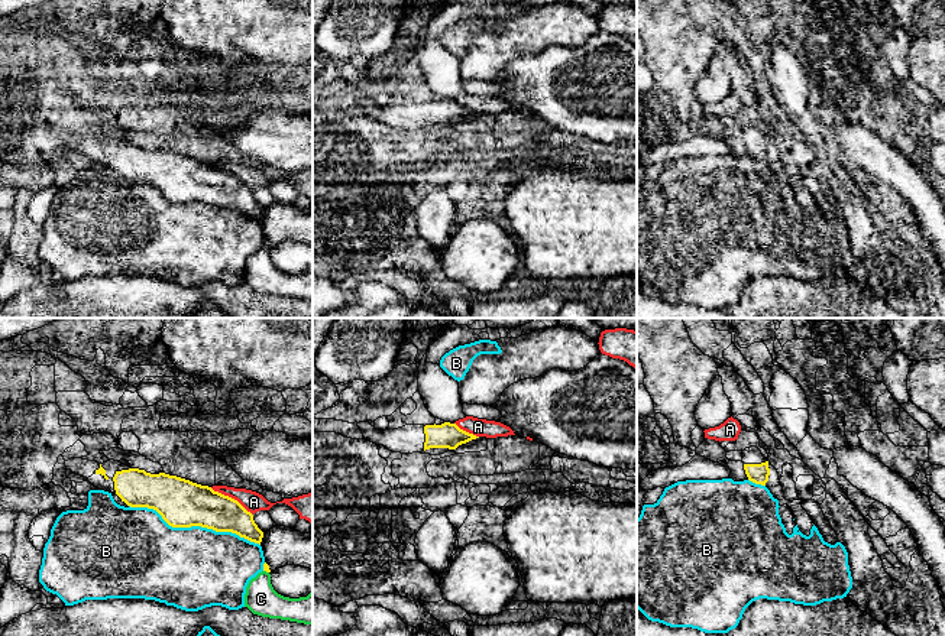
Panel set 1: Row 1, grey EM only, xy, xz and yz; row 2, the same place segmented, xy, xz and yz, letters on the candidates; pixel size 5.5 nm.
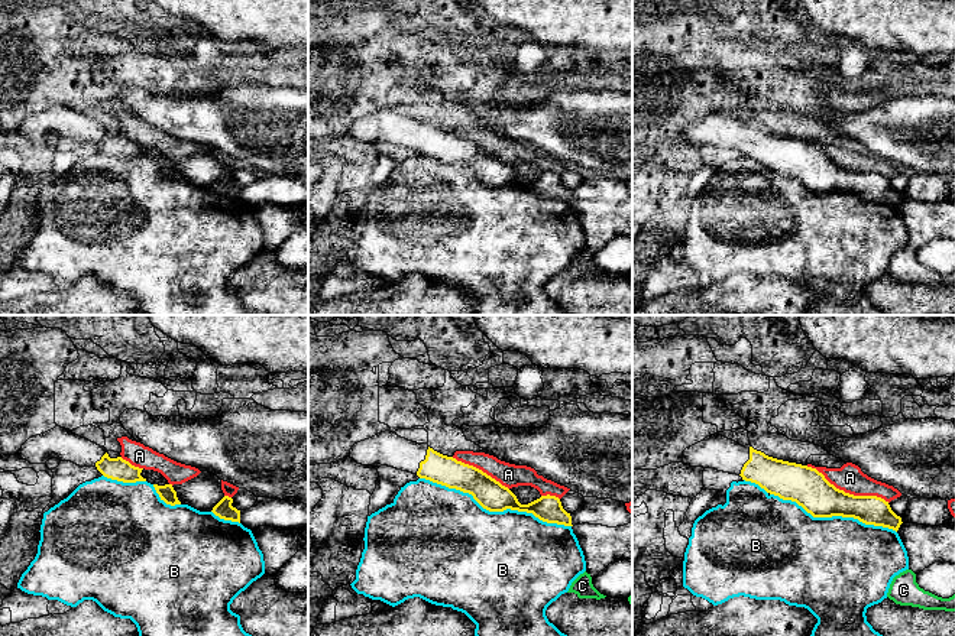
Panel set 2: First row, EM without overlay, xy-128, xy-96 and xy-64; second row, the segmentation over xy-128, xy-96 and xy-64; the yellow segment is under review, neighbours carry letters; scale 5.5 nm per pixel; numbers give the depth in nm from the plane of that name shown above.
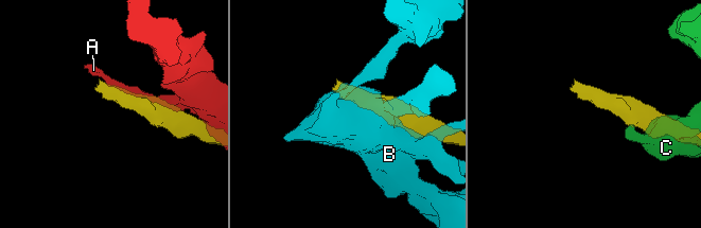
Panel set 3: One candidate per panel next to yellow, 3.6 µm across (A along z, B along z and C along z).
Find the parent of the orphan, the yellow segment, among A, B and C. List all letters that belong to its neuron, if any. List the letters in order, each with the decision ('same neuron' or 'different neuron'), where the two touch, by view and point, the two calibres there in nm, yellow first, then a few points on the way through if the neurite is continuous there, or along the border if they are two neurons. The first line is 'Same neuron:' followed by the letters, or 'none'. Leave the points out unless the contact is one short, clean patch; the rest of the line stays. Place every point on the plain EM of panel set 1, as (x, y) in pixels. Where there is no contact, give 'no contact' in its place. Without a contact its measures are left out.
Same neuron: none
A: different neuron; meets yellow in xy at (230, 174); 240 nm thick on the yellow side, 120 nm on the other
B: different neuron; meets yellow in xy at (194, 201); 260 nm thick on the yellow side, 460 nm on the other
C: different neuron; meets yellow in xy at (267, 247); 30 nm thick on the yellow side, 180 nm on the other

